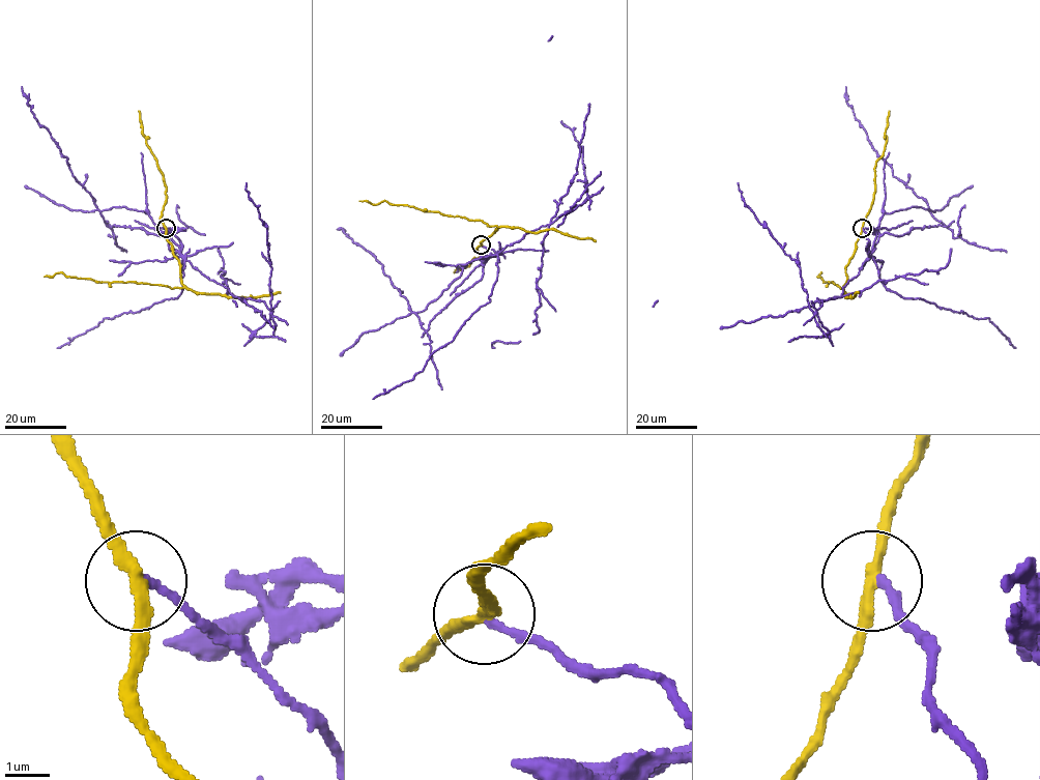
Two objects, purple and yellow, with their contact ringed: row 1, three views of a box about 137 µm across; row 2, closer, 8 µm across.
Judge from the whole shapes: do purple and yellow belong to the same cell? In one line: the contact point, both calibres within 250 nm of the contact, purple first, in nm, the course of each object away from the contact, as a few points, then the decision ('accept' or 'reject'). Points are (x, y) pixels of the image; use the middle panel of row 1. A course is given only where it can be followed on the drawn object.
(481, 244) | 170/260 nm | purple via (481, 246), (497, 252), (467, 263), (425, 310), (413, 313), (375, 257), (337, 229) | yellow via (481, 246), (499, 227), (385, 201), (377, 204), (359, 201) | reject

